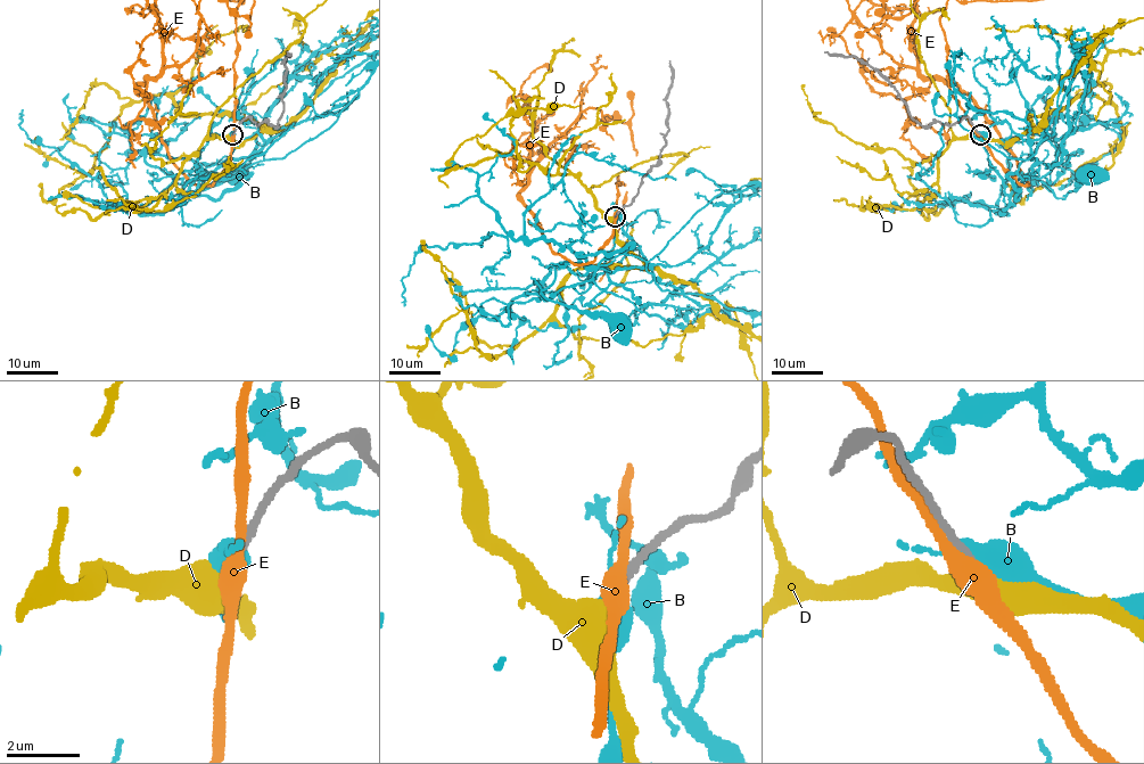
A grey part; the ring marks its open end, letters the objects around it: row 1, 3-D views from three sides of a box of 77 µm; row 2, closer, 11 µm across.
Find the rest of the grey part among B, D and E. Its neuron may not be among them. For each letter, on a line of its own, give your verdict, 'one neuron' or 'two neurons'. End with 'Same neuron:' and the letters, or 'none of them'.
B: two neurons
D: one neuron
E: two neurons
Same neuron: D

